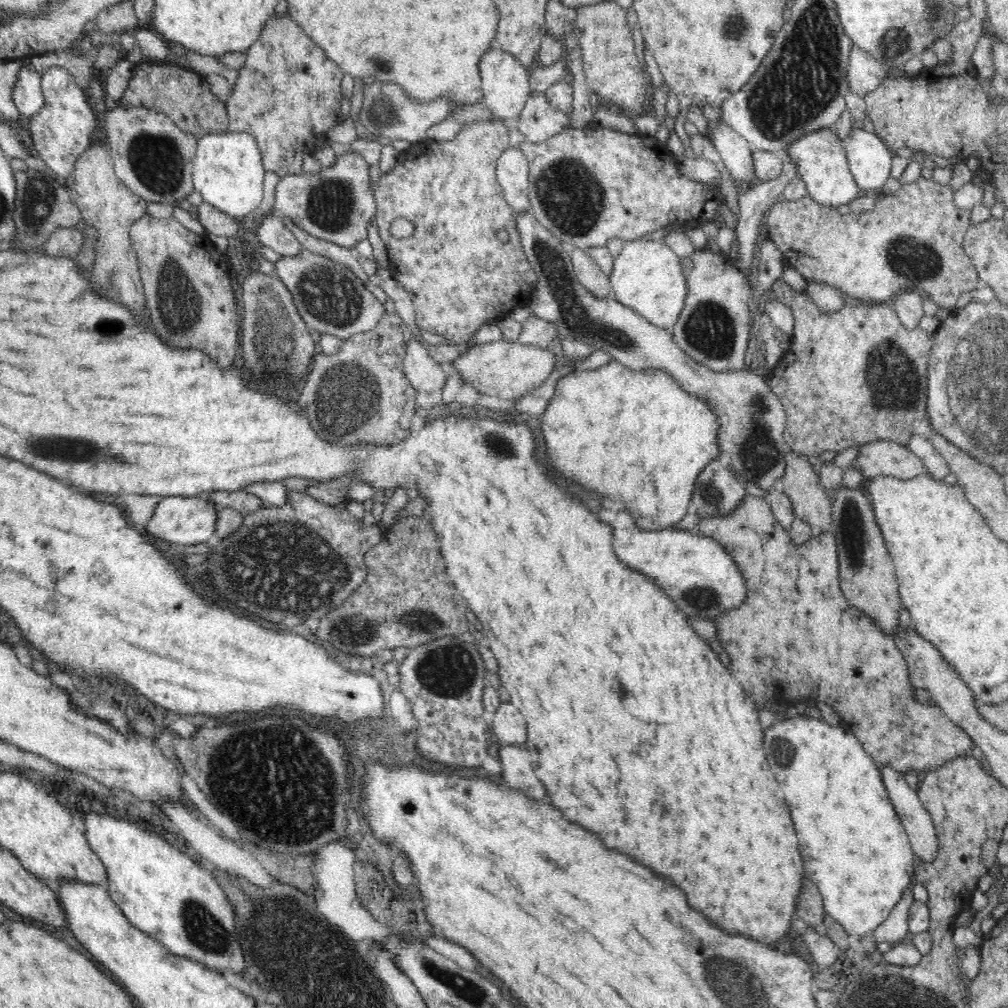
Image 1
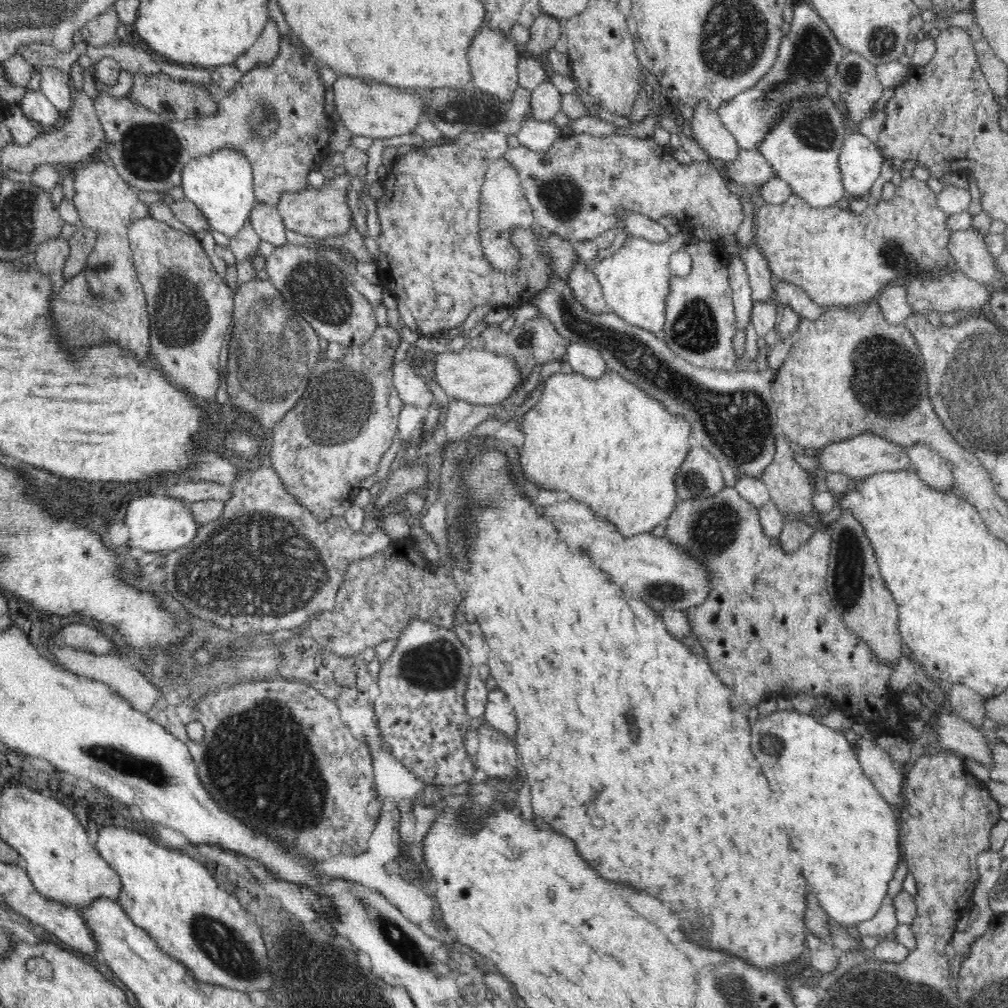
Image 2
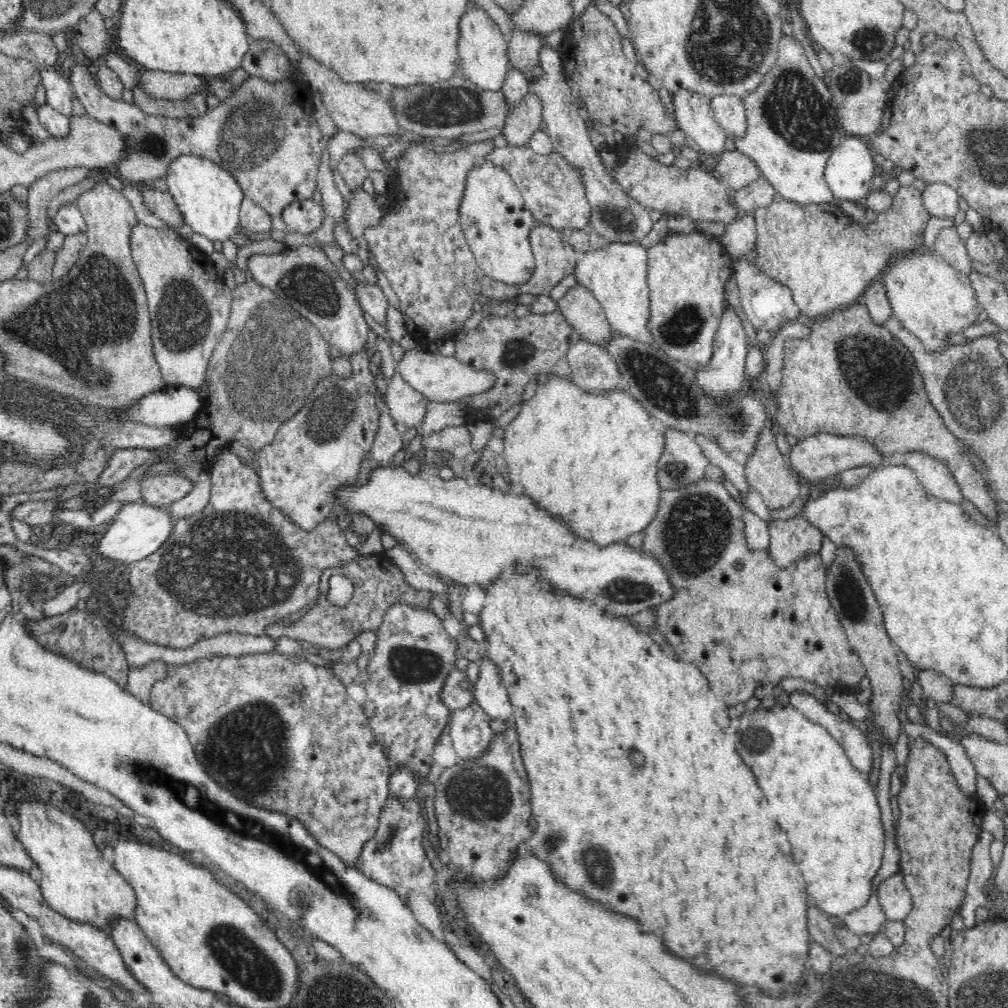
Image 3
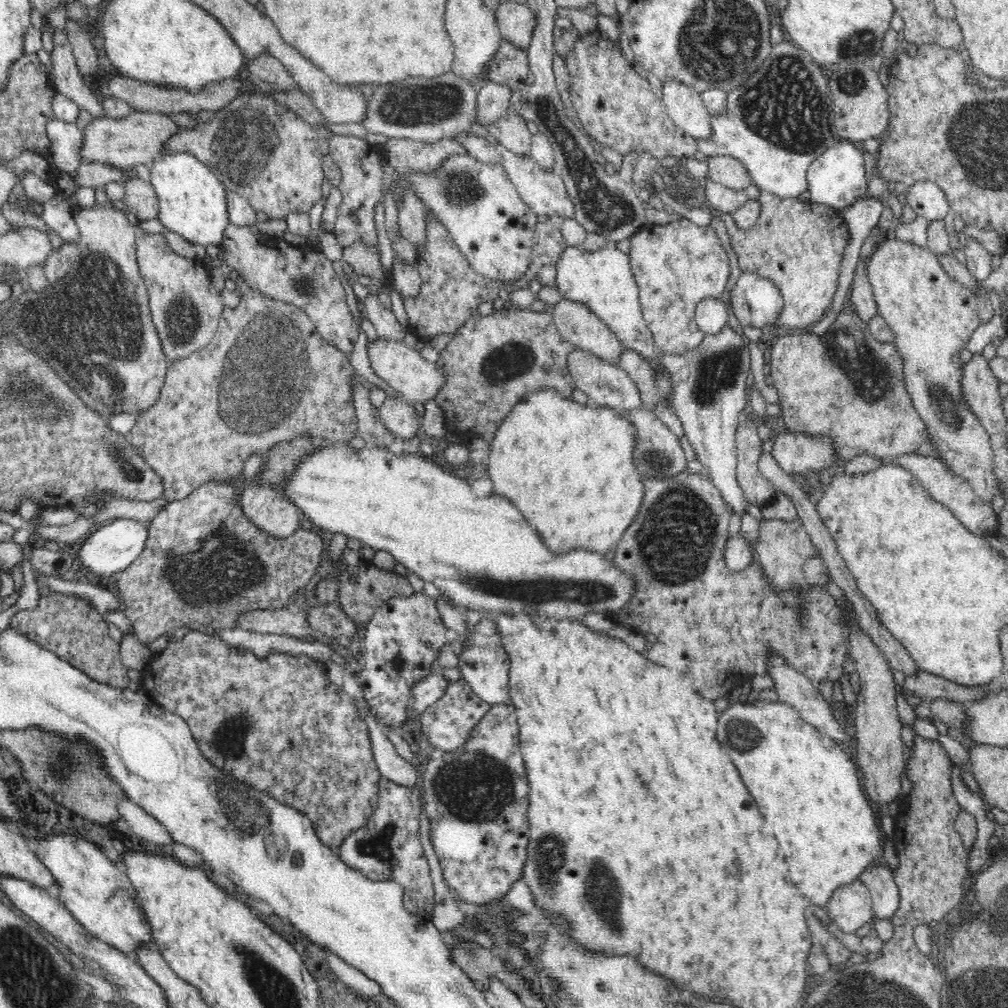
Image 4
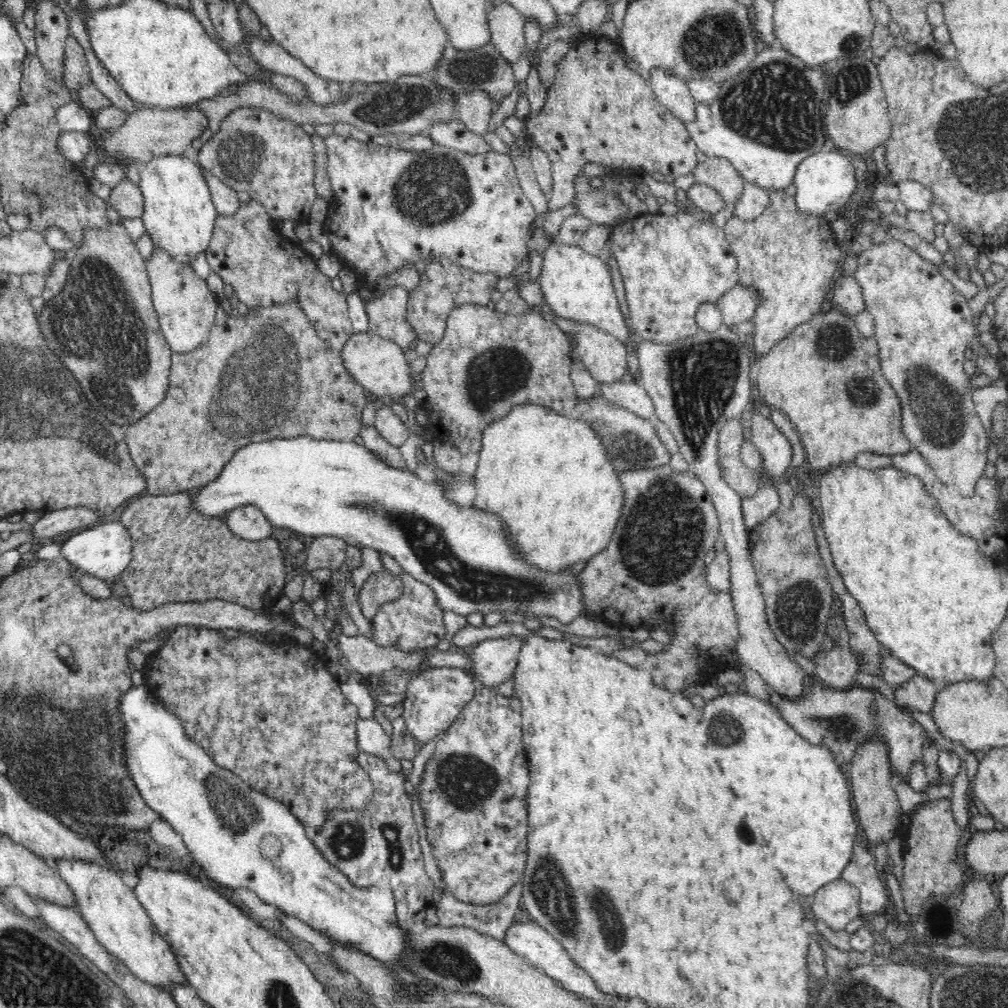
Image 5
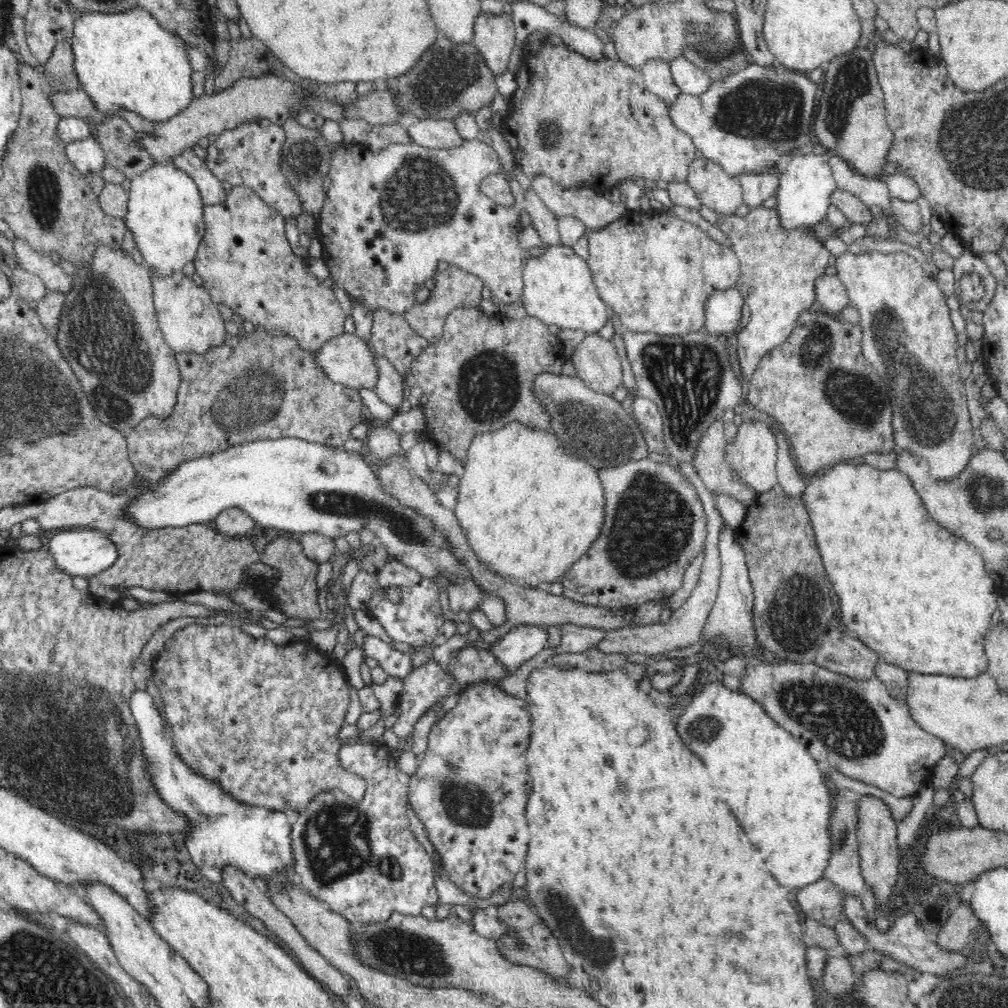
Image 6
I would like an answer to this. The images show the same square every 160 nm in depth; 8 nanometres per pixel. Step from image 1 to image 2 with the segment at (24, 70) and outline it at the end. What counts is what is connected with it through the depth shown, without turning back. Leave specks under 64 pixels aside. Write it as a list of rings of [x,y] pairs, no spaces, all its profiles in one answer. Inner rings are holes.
[[[26,89],[19,107],[28,118],[39,123],[43,129],[48,129],[49,126],[54,128],[60,118],[59,110],[40,90]]]

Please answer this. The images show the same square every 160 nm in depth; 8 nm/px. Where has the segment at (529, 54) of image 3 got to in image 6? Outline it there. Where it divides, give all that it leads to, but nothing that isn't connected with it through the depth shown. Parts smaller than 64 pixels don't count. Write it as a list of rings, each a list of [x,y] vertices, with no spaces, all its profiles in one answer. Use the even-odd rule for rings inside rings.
[[[439,37],[430,46],[422,70],[402,74],[390,80],[387,88],[397,92],[400,116],[416,116],[420,119],[446,119],[453,121],[462,111],[475,114],[480,108],[489,106],[498,94],[494,73],[486,67],[484,57],[470,43],[456,44],[450,39]]]

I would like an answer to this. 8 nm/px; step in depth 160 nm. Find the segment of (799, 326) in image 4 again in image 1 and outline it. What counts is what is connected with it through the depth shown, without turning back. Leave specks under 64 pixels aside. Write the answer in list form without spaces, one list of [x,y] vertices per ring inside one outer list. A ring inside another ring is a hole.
[[[921,176],[912,183],[902,184],[892,194],[878,197],[872,210],[860,214],[840,214],[836,208],[818,204],[808,195],[795,201],[777,202],[767,212],[767,240],[774,241],[785,264],[793,266],[808,282],[828,283],[840,289],[850,302],[882,304],[903,291],[916,290],[940,308],[955,310],[960,294],[976,289],[979,280],[976,268],[963,249],[964,235],[972,227],[970,210],[956,206],[954,194],[950,185]]]

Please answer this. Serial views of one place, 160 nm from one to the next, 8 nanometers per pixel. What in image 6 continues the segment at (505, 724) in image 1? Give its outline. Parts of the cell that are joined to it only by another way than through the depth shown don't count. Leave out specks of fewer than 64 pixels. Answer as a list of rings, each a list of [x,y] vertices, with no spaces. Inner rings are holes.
[[[518,625],[485,647],[497,658],[506,670],[512,672],[536,654],[547,644],[546,627]]]

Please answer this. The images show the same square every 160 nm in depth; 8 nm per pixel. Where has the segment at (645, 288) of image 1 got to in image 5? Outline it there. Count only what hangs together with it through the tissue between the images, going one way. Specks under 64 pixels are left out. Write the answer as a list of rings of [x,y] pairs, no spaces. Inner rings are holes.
[[[562,242],[550,244],[544,250],[542,258],[539,284],[552,312],[570,321],[596,326],[625,344],[630,336],[630,327],[624,321],[624,314],[612,285],[610,269],[604,258],[588,254],[579,245],[570,246]]]

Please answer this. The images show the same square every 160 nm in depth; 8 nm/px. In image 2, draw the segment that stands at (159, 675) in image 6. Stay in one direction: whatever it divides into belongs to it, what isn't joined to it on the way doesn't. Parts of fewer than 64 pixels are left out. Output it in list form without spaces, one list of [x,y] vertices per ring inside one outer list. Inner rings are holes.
[[[283,677],[261,681],[255,678],[224,688],[216,685],[214,691],[210,689],[207,694],[193,696],[199,702],[200,710],[196,712],[191,709],[193,704],[182,702],[180,708],[174,708],[159,697],[147,717],[189,748],[203,787],[222,808],[256,820],[260,833],[270,832],[272,839],[288,843],[306,859],[320,860],[326,854],[351,857],[368,852],[377,820],[368,817],[366,808],[380,795],[369,748],[344,724],[337,698],[328,699],[311,686]],[[194,716],[205,728],[205,737],[200,743],[192,741],[186,733],[186,724]]]

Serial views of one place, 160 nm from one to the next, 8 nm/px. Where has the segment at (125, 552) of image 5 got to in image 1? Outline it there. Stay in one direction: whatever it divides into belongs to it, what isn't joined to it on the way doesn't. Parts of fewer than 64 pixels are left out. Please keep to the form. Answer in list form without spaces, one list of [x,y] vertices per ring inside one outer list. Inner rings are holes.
[[[166,496],[157,504],[151,519],[145,526],[146,535],[160,538],[170,544],[194,546],[202,542],[210,542],[216,530],[216,518],[220,504],[216,504],[204,497]]]

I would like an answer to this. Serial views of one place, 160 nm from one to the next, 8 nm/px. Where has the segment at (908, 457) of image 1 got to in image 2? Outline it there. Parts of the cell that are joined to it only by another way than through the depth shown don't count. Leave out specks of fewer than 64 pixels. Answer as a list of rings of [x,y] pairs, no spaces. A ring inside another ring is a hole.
[[[863,433],[848,440],[833,441],[828,446],[822,446],[815,458],[819,460],[818,469],[826,470],[826,473],[843,473],[856,481],[879,472],[898,472],[912,469],[912,461],[908,457],[906,449],[886,440],[884,437],[872,436],[872,433]]]

